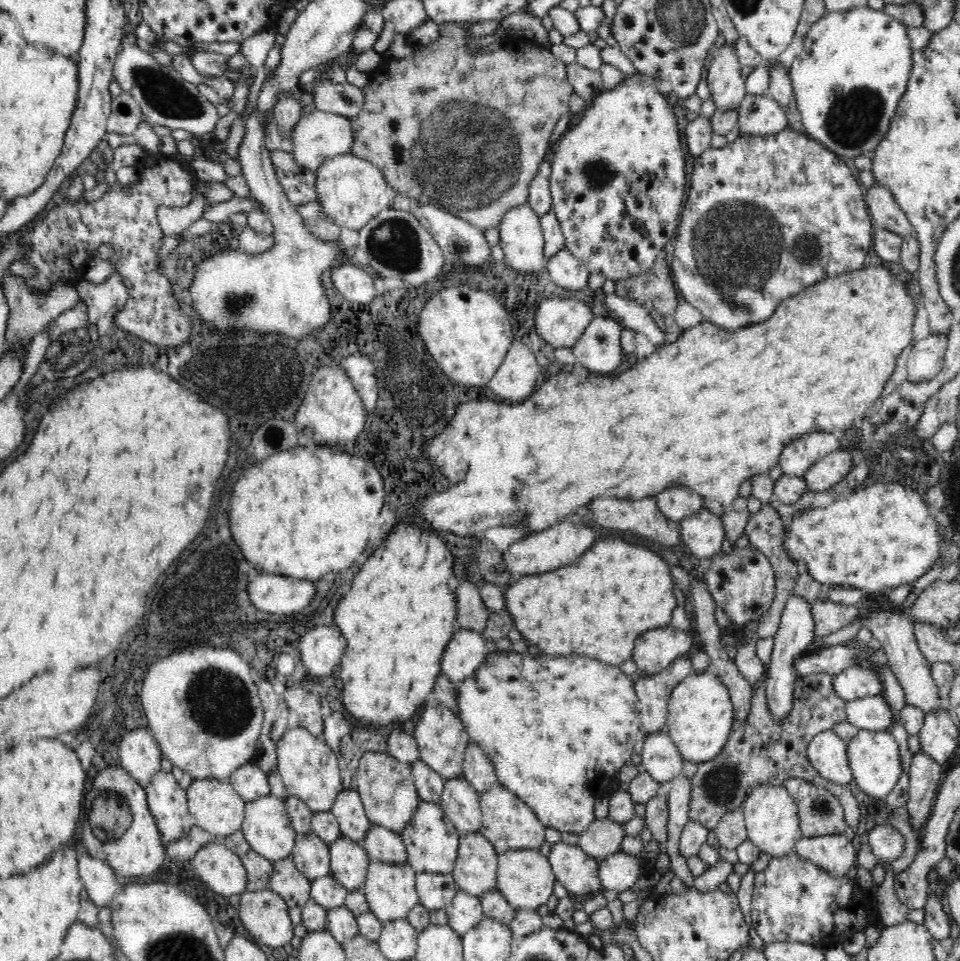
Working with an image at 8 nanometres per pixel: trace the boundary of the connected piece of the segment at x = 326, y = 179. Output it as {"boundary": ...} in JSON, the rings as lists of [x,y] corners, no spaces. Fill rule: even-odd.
{"boundary":[[[352,153],[333,156],[322,162],[315,171],[315,189],[323,216],[340,226],[358,230],[378,212],[391,208],[395,195],[377,165]]]}

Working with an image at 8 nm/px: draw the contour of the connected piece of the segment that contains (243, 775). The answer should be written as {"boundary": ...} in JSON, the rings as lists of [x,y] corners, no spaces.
{"boundary":[[[254,762],[239,766],[229,777],[234,790],[245,801],[253,801],[270,792],[268,774]]]}

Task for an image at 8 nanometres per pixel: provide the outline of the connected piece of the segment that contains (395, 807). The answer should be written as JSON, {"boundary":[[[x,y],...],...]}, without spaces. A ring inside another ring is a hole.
{"boundary":[[[368,751],[359,760],[354,780],[371,825],[382,826],[397,834],[402,834],[402,829],[410,822],[420,802],[411,773],[411,763],[399,761],[388,752]]]}

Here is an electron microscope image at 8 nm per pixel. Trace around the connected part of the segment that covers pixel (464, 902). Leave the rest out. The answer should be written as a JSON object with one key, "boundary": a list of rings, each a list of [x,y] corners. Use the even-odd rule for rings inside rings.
{"boundary":[[[458,890],[445,906],[447,924],[462,936],[472,930],[485,916],[480,898]]]}

